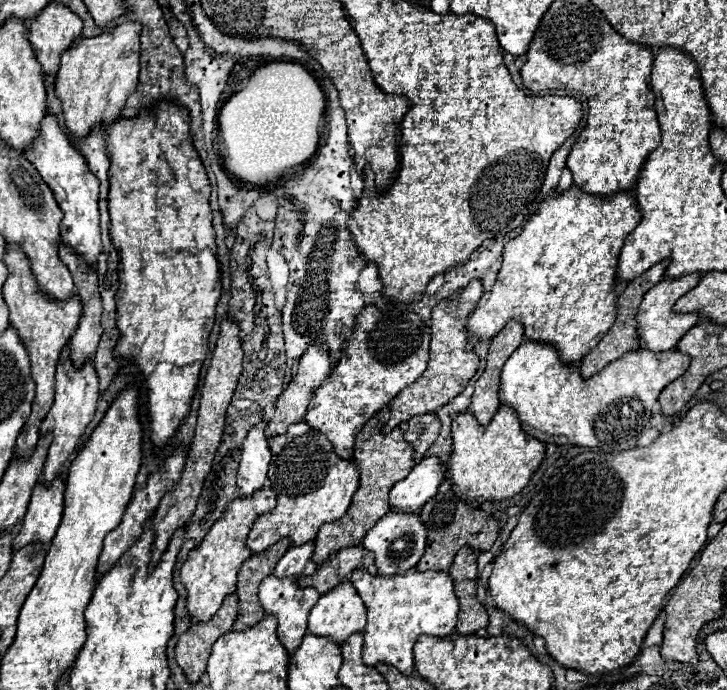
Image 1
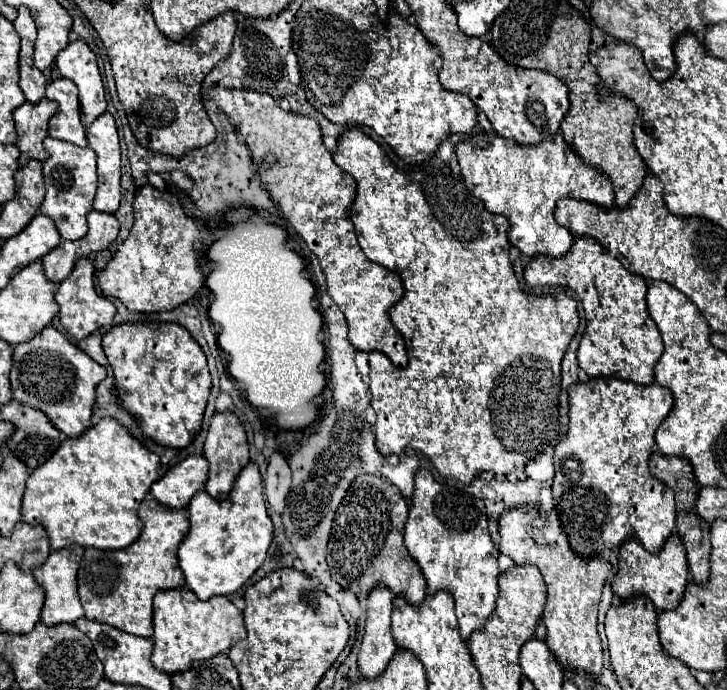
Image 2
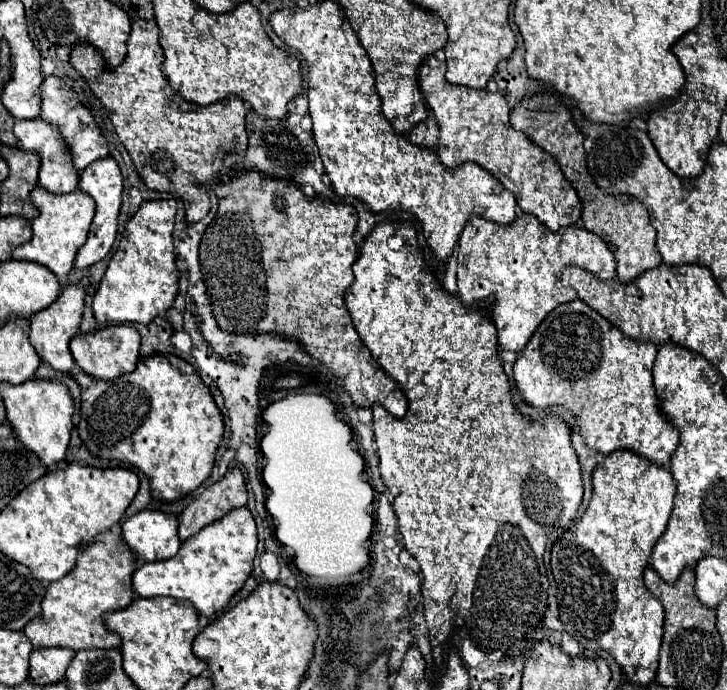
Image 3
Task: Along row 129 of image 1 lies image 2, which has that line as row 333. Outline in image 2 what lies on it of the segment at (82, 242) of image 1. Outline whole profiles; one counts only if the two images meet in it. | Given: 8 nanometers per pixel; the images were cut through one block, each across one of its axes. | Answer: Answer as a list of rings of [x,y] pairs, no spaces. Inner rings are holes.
[[[46,326],[30,342],[12,346],[12,350],[10,382],[14,400],[42,410],[66,438],[78,438],[84,430],[88,430],[96,386],[104,380],[106,368],[76,348],[54,326]]]

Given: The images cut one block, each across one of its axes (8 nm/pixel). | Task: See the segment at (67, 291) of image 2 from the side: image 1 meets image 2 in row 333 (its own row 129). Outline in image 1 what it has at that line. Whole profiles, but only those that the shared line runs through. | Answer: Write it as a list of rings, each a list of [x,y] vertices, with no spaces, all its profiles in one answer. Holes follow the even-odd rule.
[[[124,22],[100,36],[78,38],[72,48],[62,54],[54,94],[60,98],[66,128],[74,138],[86,138],[92,128],[108,126],[120,118],[138,78],[140,30],[140,22]]]

